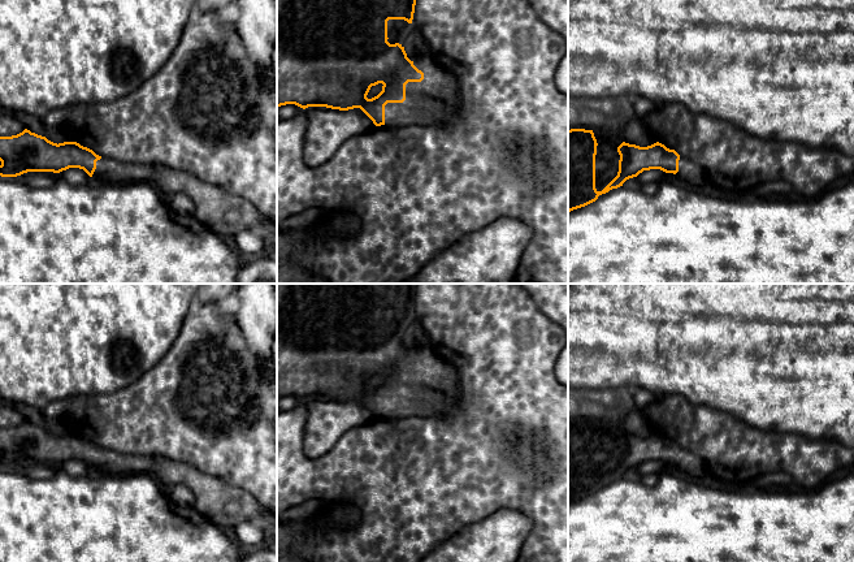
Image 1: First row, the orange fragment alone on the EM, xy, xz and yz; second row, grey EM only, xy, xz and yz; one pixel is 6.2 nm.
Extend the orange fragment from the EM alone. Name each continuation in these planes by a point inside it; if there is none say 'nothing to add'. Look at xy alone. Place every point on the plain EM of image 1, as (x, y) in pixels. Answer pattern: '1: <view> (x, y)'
1: xy (222, 504)

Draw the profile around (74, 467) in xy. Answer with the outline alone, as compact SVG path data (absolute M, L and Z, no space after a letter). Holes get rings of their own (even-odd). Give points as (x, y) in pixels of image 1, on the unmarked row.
M69 459L60 463L60 467L64 472L74 477L82 477L92 474L92 468L79 459Z

